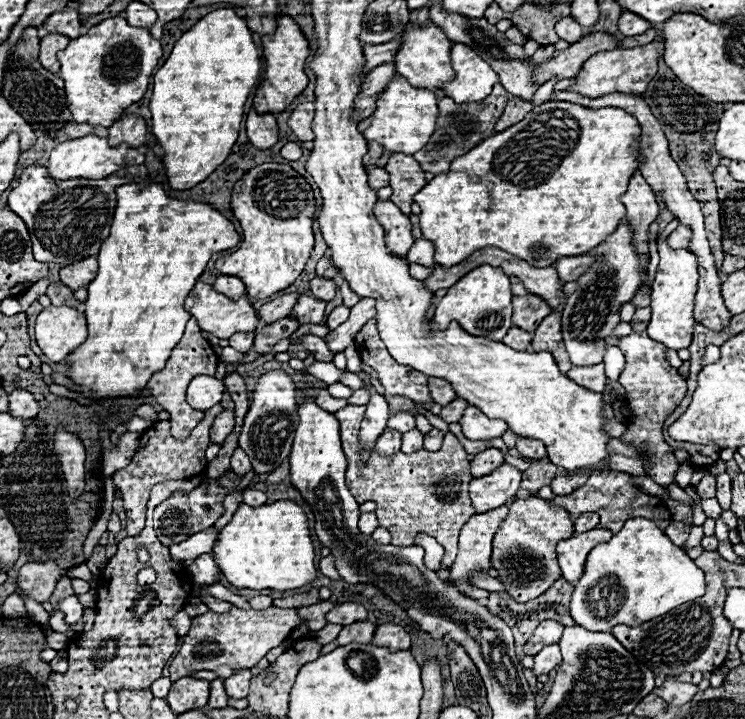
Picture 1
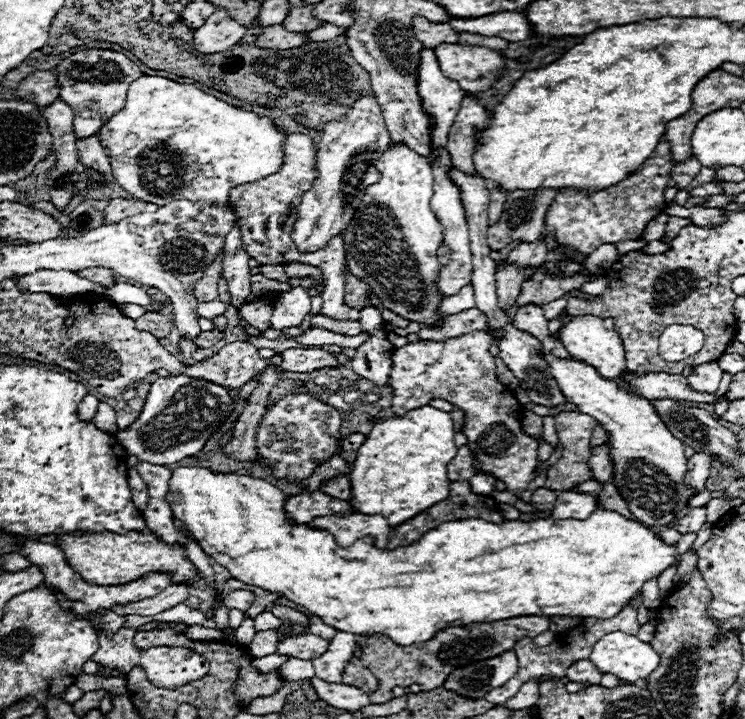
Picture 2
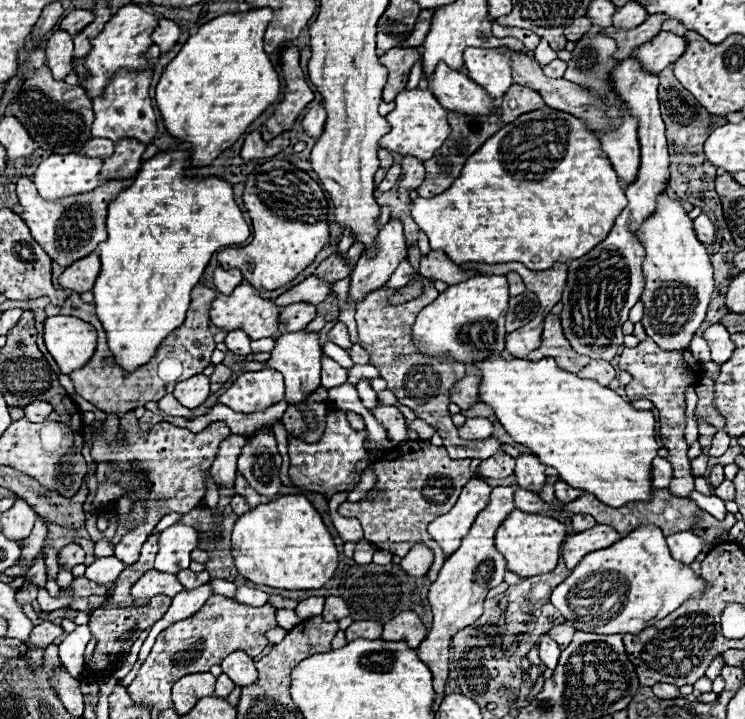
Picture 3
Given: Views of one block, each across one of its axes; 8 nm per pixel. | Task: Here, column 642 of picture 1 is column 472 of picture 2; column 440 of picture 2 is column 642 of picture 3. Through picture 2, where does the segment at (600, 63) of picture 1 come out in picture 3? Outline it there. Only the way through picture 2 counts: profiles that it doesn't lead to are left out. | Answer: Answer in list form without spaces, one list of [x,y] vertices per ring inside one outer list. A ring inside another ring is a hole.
[[[660,32],[656,38],[650,42],[638,46],[630,58],[640,62],[640,68],[658,74],[662,68],[674,64],[684,52],[684,38],[670,34],[670,32]]]

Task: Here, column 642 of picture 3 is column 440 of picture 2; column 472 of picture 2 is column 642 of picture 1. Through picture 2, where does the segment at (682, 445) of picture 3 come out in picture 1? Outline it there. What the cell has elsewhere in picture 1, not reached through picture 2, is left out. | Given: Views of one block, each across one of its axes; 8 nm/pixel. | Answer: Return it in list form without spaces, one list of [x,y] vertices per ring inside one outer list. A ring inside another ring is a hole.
[[[632,332],[630,336],[622,336],[618,340],[618,348],[626,356],[626,368],[620,374],[618,382],[626,390],[626,406],[630,410],[626,432],[620,436],[620,440],[638,448],[638,452],[644,456],[644,470],[654,482],[662,486],[674,484],[674,474],[680,464],[674,458],[674,448],[664,442],[662,424],[682,402],[686,394],[686,380],[678,374],[676,368],[666,362],[666,346],[654,342],[646,332]]]

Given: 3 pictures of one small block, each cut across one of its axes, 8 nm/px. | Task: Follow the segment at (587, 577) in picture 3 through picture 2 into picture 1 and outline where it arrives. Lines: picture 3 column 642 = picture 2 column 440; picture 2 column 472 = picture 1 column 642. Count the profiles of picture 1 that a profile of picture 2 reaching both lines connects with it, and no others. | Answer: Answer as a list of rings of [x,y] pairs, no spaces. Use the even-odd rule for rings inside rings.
[[[644,518],[628,520],[610,542],[590,550],[586,572],[574,586],[570,614],[586,630],[610,630],[616,624],[638,626],[704,594],[704,572],[670,542],[666,534]]]

